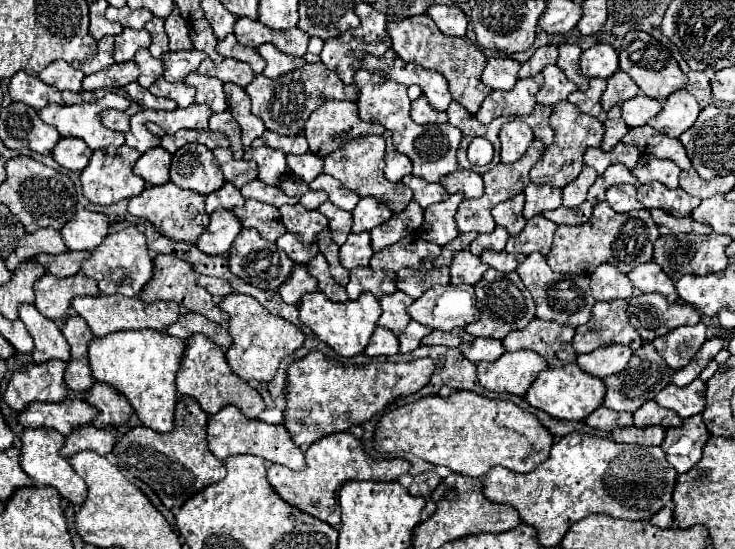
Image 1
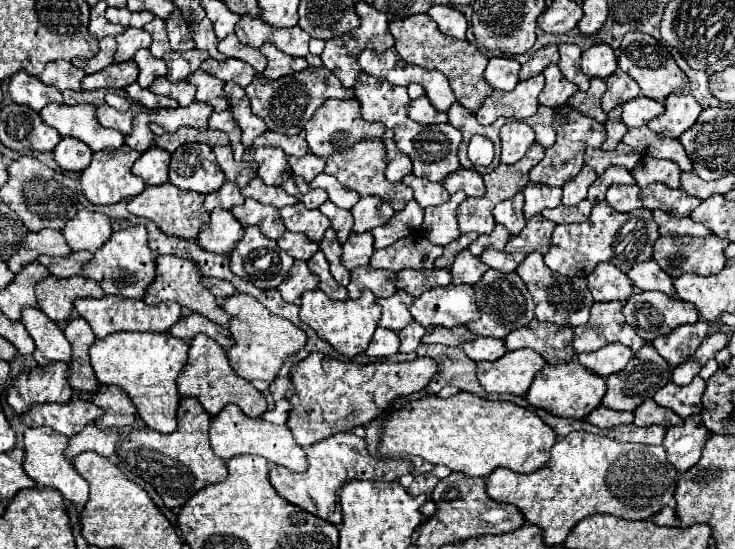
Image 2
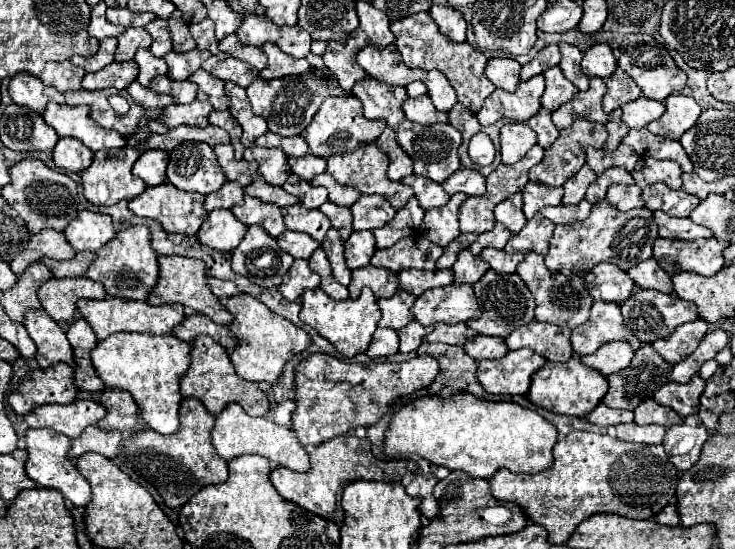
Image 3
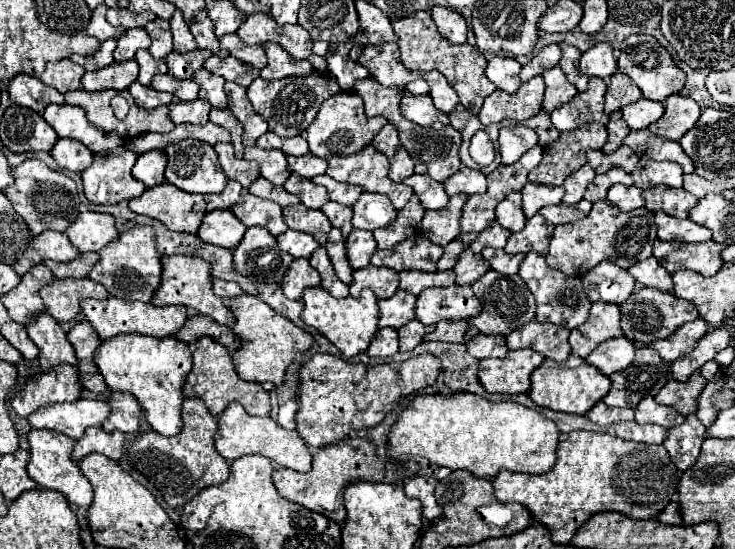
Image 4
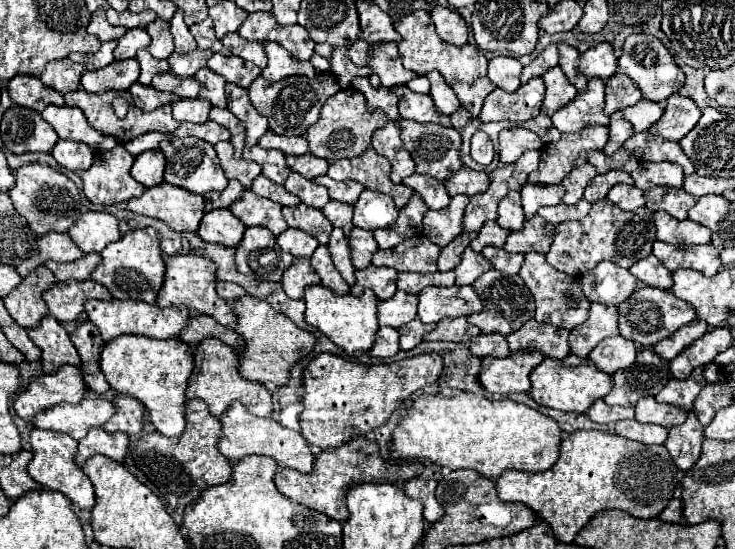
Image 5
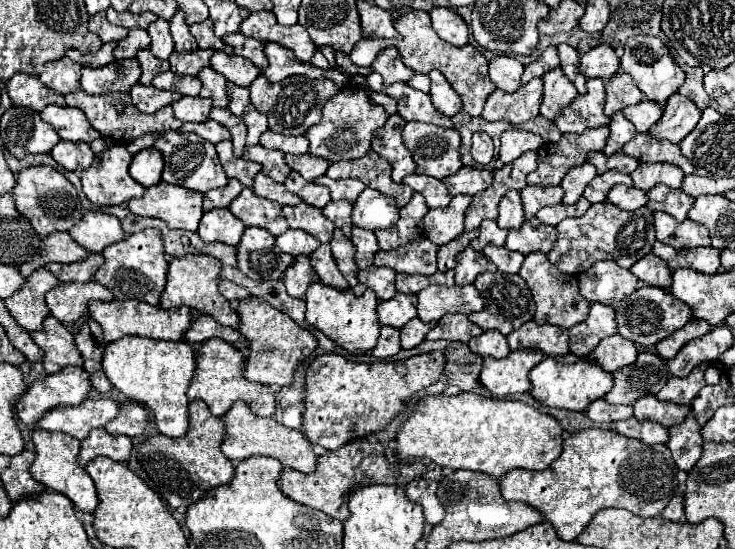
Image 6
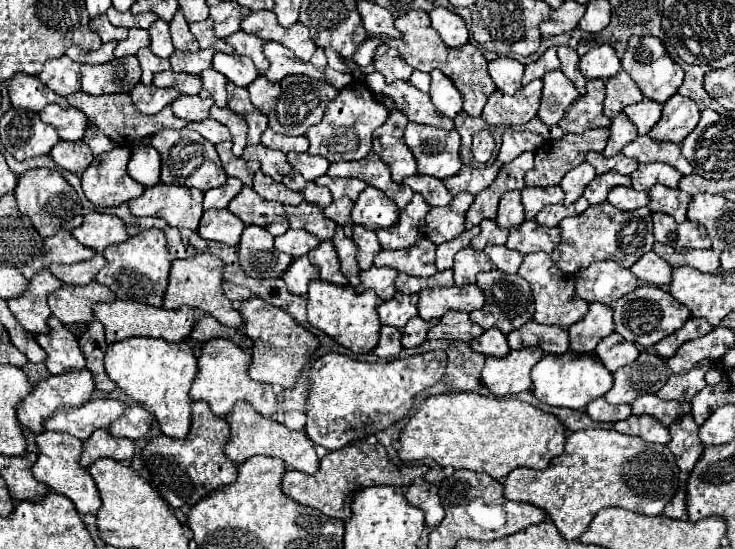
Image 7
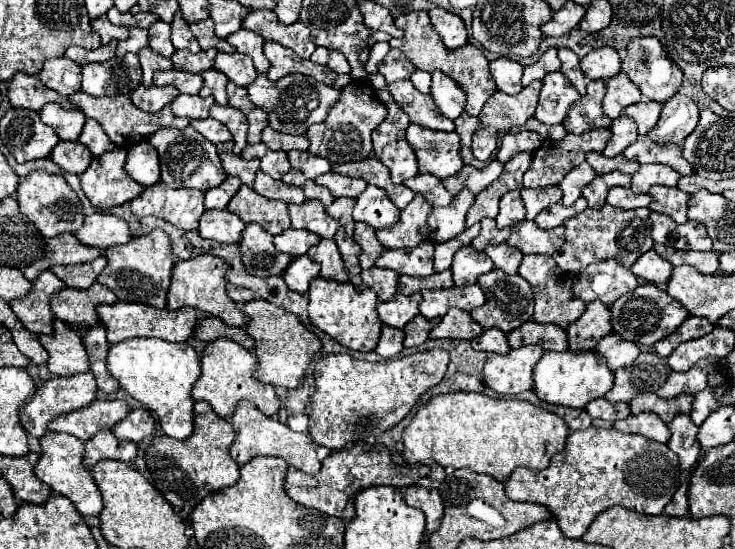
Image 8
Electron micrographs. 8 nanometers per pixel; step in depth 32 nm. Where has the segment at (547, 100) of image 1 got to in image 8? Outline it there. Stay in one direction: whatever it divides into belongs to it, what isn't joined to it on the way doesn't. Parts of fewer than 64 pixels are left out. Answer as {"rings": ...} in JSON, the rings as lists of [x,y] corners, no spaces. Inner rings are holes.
{"rings":[[[550,72],[542,82],[544,86],[534,116],[544,124],[560,124],[568,108],[580,98],[580,94],[562,72]]]}

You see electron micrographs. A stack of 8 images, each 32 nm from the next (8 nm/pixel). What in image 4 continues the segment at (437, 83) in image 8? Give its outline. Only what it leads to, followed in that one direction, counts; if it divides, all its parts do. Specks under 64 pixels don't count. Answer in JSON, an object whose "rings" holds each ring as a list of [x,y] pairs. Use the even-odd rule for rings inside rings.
{"rings":[[[430,70],[430,72],[420,72],[420,76],[428,82],[430,86],[430,96],[434,100],[434,106],[444,112],[450,114],[456,104],[458,104],[458,96],[454,92],[454,88],[446,82],[446,78],[438,72],[438,70]]]}

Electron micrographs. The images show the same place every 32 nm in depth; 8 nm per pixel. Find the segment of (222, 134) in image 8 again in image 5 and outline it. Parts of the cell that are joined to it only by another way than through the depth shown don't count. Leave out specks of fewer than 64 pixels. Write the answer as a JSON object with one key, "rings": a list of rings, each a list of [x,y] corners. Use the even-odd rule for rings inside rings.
{"rings":[[[208,120],[206,124],[180,124],[172,134],[170,138],[186,138],[186,136],[194,136],[194,138],[200,138],[200,140],[206,140],[210,142],[212,146],[220,140],[230,140],[230,132],[226,132],[226,128],[214,124],[212,120]]]}

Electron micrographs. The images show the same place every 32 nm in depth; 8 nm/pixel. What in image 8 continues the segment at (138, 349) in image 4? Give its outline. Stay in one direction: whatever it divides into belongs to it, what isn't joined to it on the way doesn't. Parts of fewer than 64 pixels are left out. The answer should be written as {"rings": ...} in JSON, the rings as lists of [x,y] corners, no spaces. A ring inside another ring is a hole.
{"rings":[[[130,338],[110,346],[106,368],[134,400],[150,410],[166,436],[184,440],[194,426],[194,400],[190,390],[200,376],[200,358],[188,342],[164,342],[160,338]]]}

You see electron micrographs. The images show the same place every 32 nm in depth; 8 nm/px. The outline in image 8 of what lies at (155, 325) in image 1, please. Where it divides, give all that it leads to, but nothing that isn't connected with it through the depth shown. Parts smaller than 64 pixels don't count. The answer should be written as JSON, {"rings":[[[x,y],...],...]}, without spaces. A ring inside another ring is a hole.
{"rings":[[[116,302],[116,304],[98,304],[96,312],[98,312],[100,322],[106,328],[106,338],[110,344],[116,344],[128,338],[136,338],[136,336],[152,336],[152,338],[162,338],[168,342],[186,342],[196,328],[194,308],[160,310],[160,308],[138,304],[138,302]]]}

